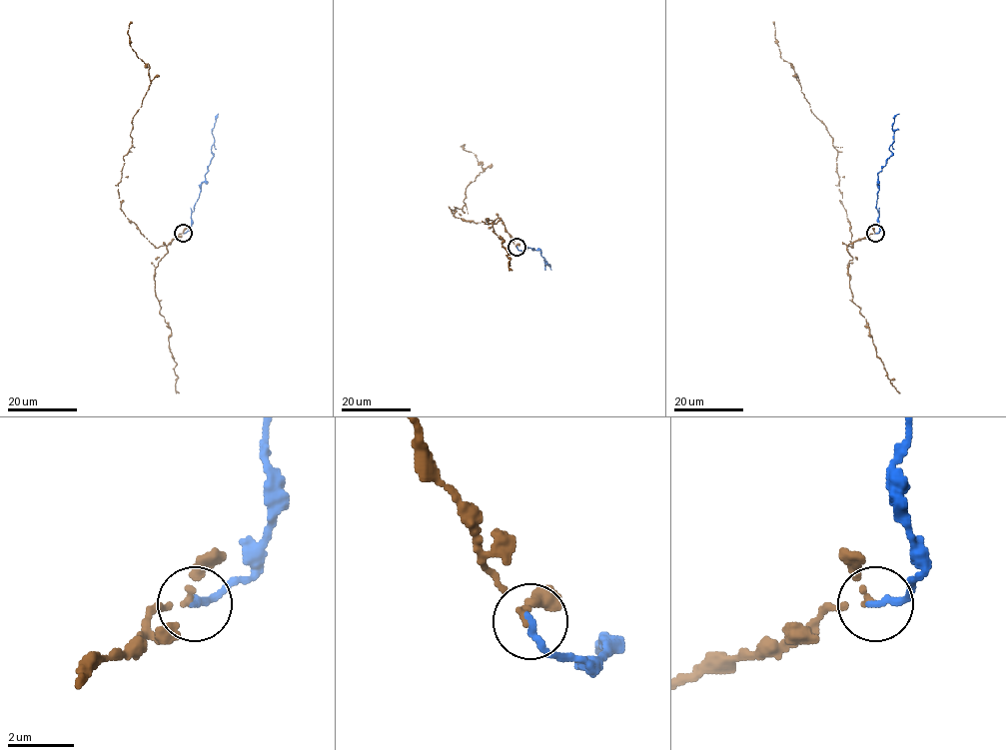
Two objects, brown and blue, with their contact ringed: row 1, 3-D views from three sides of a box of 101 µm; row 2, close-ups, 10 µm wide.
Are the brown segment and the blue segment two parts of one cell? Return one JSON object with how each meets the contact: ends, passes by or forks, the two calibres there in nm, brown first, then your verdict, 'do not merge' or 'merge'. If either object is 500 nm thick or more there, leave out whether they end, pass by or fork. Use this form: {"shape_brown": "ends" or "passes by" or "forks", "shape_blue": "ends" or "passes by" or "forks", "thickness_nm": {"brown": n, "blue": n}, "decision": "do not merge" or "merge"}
{"shape_brown": "passes by", "shape_blue": "ends", "thickness_nm": {"brown": 130, "blue": 240}, "decision": "merge"}

